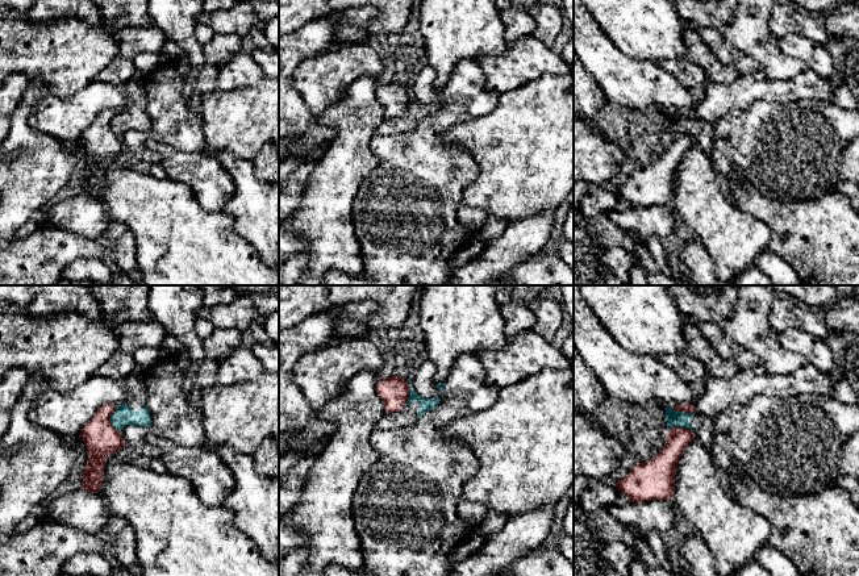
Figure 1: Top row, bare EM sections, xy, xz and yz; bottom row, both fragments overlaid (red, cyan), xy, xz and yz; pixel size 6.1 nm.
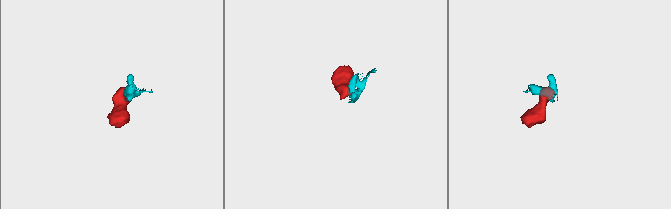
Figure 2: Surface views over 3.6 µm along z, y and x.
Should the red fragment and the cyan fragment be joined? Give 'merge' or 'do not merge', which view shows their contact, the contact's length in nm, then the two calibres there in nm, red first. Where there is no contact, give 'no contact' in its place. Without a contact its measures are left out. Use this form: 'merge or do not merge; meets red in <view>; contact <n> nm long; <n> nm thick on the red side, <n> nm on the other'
do not merge; meets red in xz; contact 170 nm long; 180 nm thick on the red side, 80 nm on the other

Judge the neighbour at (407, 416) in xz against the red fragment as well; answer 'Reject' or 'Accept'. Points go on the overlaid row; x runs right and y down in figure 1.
Reject

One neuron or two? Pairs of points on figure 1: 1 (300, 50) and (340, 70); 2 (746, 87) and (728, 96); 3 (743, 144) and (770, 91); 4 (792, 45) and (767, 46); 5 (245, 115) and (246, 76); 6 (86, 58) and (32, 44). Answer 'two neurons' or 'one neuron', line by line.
1: two neurons
2: one neuron
3: two neurons
4: two neurons
5: two neurons
6: one neuron

